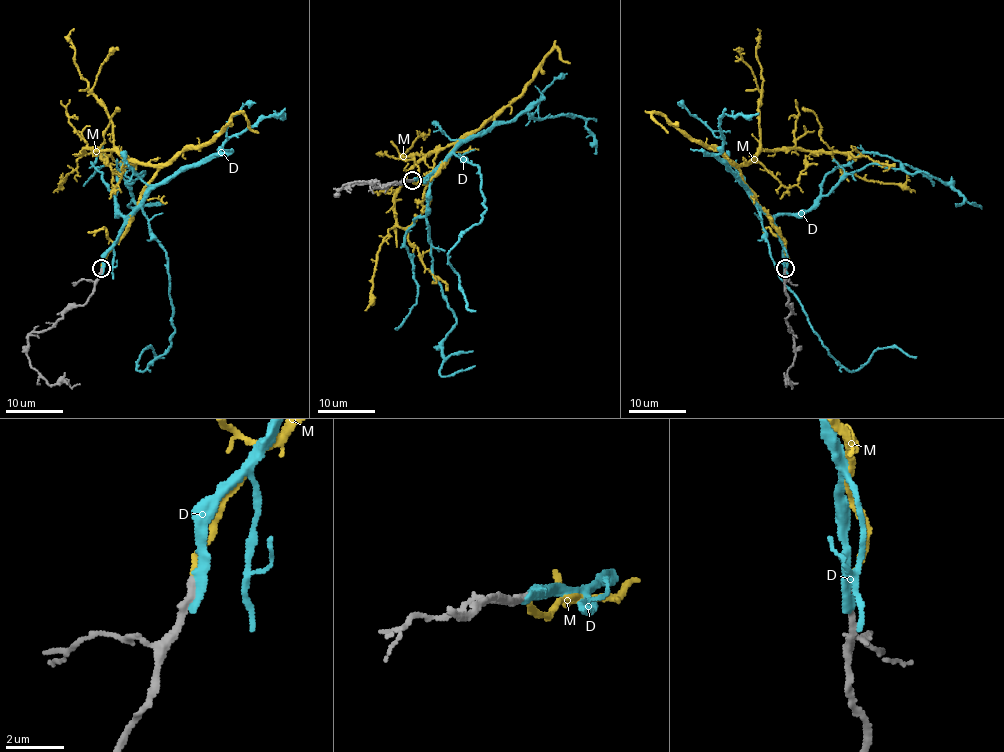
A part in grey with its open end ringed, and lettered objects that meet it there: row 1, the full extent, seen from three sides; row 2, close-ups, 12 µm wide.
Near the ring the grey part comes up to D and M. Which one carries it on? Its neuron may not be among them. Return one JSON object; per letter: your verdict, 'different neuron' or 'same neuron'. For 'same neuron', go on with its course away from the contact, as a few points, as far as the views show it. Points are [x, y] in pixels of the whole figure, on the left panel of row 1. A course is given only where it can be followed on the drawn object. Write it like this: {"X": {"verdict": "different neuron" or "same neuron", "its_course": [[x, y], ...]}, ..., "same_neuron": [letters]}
{"D": {"verdict": "different neuron"}, "M": {"verdict": "same neuron", "its_course": [[101, 268], [156, 167], [110, 151], [84, 148], [77, 167], [53, 192]]}, "same_neuron": ["M"]}

